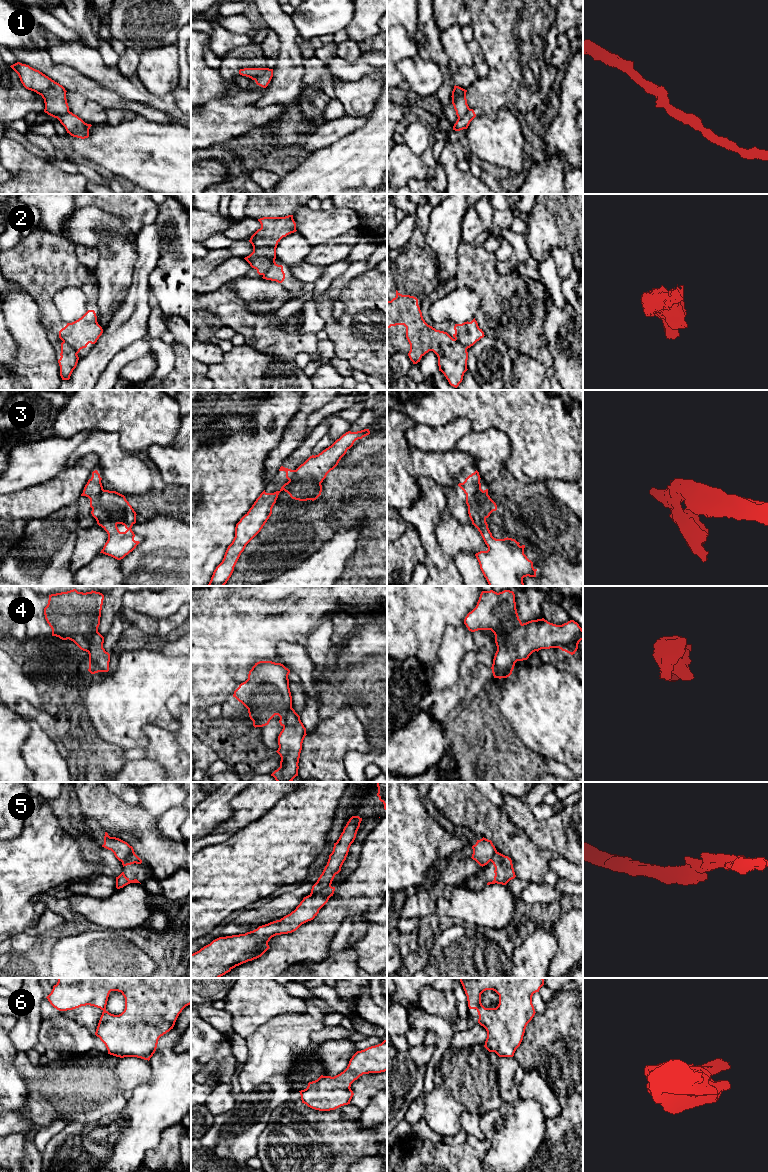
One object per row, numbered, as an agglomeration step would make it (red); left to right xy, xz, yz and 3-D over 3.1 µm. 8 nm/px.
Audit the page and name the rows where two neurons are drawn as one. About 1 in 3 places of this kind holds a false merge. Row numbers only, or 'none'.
1, 2, 3, 4, 5

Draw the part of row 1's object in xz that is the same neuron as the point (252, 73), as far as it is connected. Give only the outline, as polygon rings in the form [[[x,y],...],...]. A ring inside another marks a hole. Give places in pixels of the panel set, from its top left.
[[[244,68],[239,70],[239,74],[254,80],[256,77],[261,76],[266,68]]]

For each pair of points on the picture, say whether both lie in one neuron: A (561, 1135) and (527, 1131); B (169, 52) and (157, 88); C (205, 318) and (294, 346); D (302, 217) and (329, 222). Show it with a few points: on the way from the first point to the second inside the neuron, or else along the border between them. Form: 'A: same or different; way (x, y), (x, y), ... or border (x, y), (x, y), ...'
A: different; border (546, 1119), (546, 1132), (535, 1154)
B: same; way (164, 61), (159, 67), (159, 79)
C: different; border (201, 310), (212, 312), (224, 325)
D: same; way (309, 222), (322, 222)

